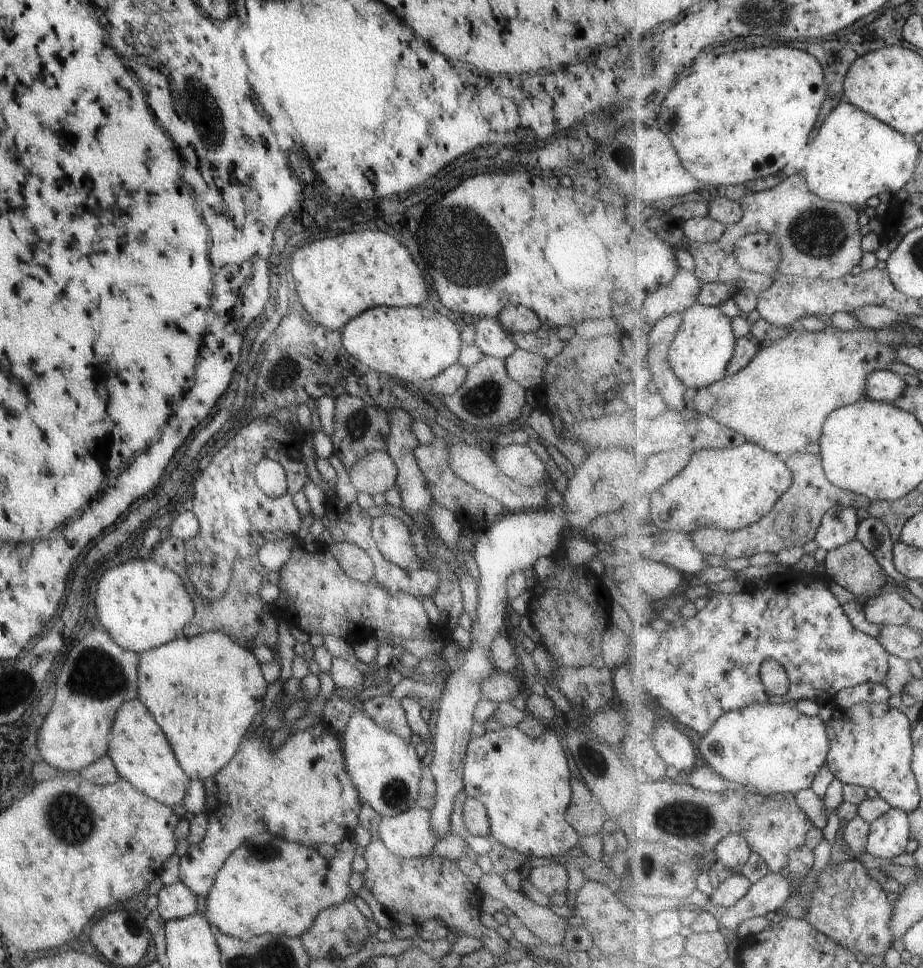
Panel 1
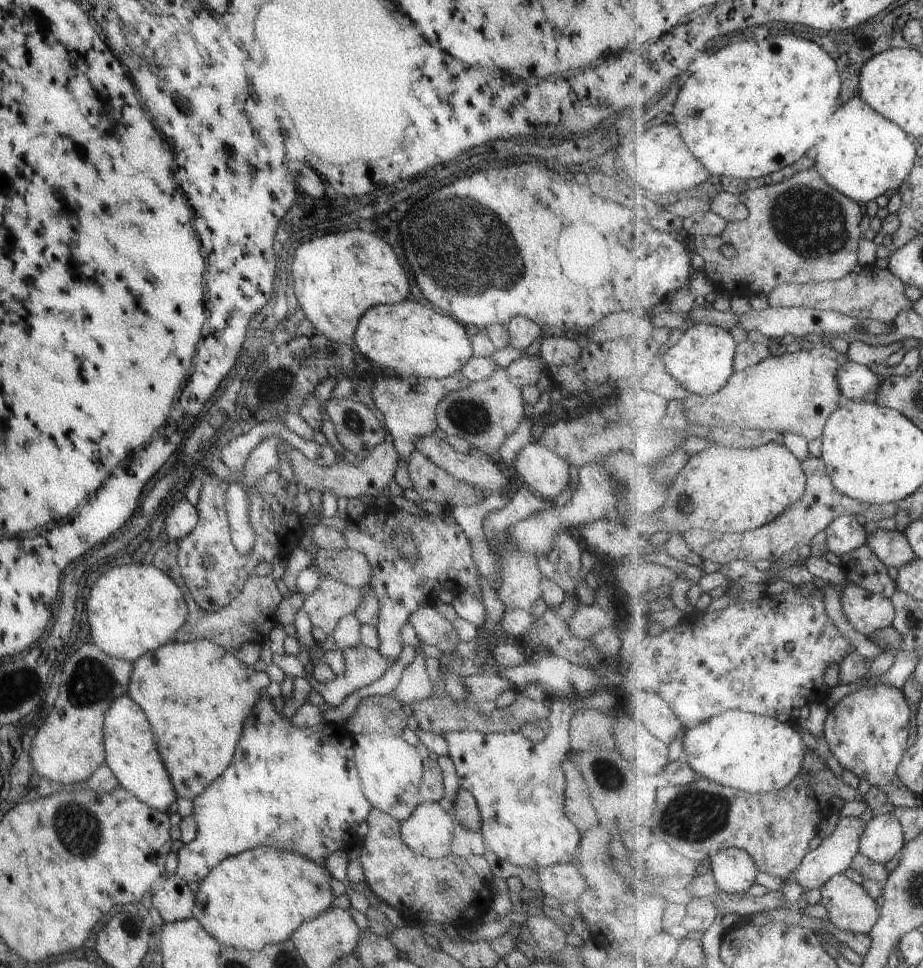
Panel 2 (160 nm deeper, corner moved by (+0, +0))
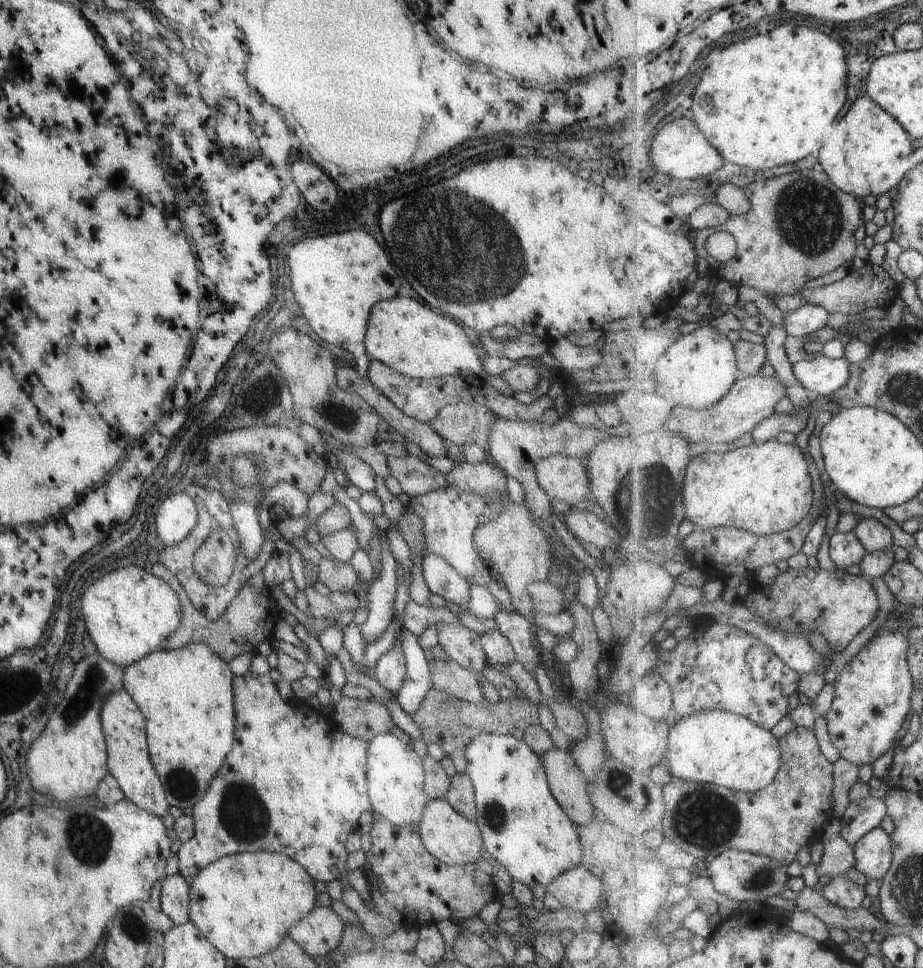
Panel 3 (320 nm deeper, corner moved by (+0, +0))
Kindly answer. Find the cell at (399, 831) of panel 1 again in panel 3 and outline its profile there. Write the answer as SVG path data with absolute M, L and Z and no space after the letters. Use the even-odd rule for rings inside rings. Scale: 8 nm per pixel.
M443 799L428 800L416 824L423 848L446 865L473 864L482 857L480 832L475 821L463 818Z

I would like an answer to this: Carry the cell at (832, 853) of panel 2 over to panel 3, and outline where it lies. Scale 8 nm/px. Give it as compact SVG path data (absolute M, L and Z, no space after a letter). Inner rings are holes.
M876 796L858 801L851 801L846 808L840 830L842 837L854 846L865 833L880 826L880 822L888 816L886 802Z

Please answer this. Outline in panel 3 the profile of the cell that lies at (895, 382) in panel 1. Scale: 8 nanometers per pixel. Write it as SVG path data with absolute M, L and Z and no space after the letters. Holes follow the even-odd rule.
M818 354L795 363L792 371L806 392L818 395L832 395L850 381L850 362L845 358L831 359Z

